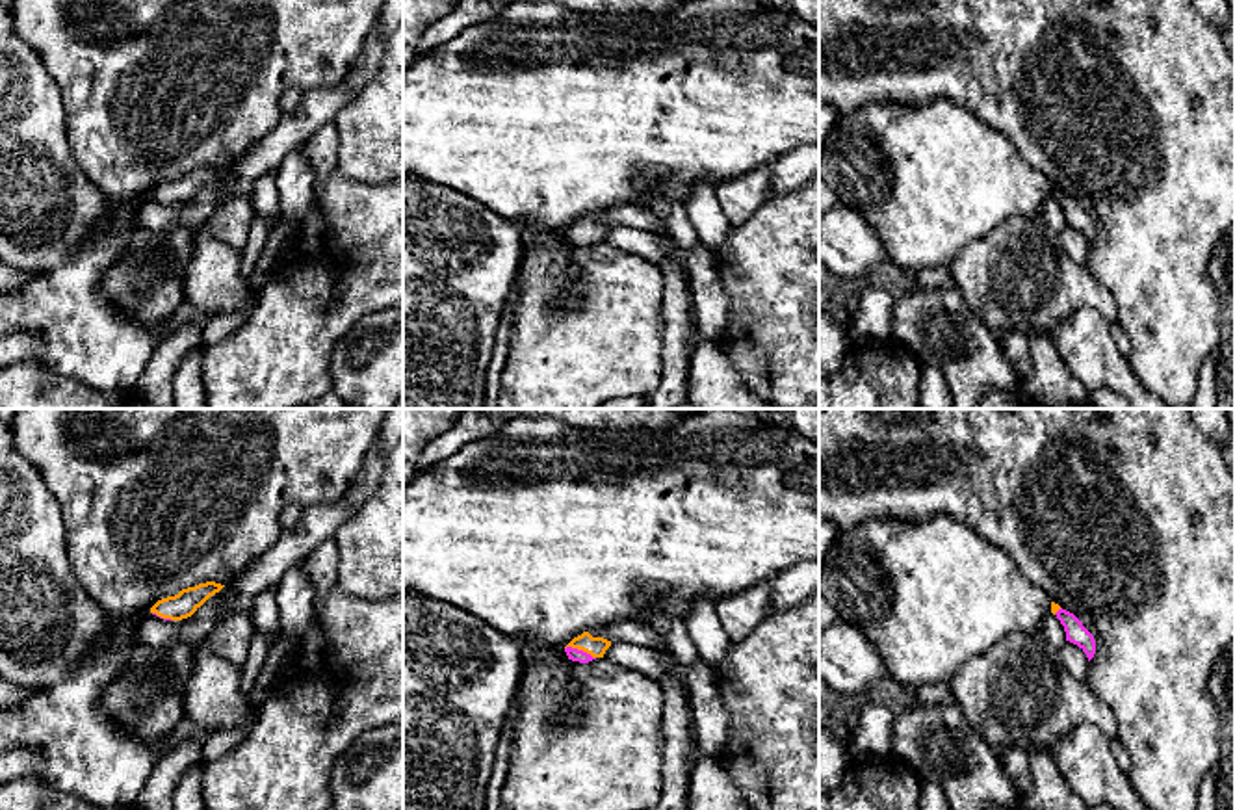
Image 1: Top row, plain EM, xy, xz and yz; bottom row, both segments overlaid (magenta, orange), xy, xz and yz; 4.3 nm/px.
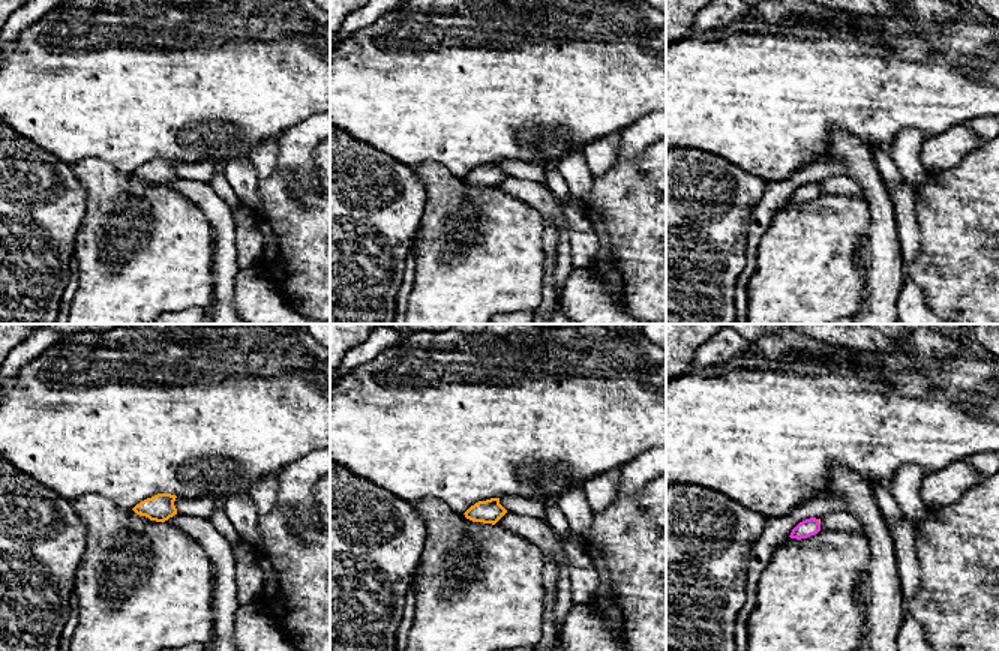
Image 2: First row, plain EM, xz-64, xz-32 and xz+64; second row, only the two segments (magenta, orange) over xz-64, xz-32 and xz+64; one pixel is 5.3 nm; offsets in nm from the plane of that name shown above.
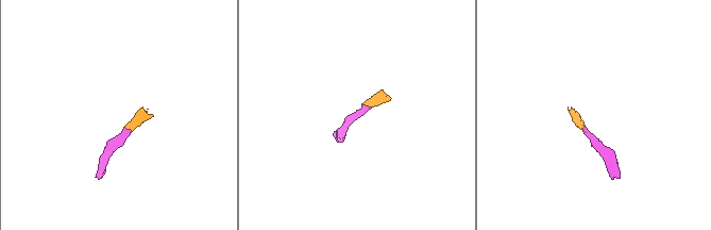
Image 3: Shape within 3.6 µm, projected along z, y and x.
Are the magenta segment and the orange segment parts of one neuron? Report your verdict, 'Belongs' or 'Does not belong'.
Belongs

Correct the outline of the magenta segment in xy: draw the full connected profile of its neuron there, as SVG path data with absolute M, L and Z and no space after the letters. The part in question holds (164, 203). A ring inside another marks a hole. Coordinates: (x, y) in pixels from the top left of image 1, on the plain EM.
M215 165L199 167L195 171L182 173L175 180L158 184L150 197L163 204L182 204L191 201L210 180L219 176L225 169Z

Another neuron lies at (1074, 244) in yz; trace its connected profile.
M1066 225L1059 232L1060 247L1066 256L1070 256L1075 262L1085 262L1085 256L1088 253L1088 242L1077 229Z

